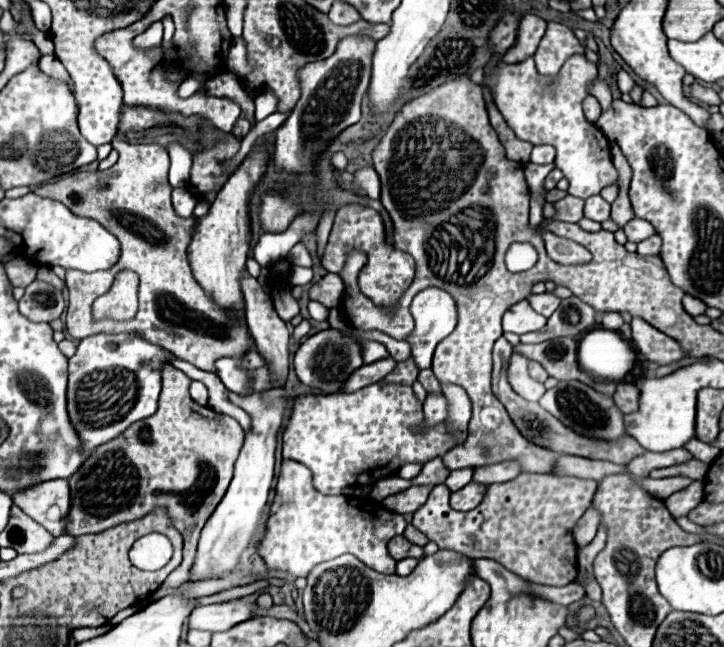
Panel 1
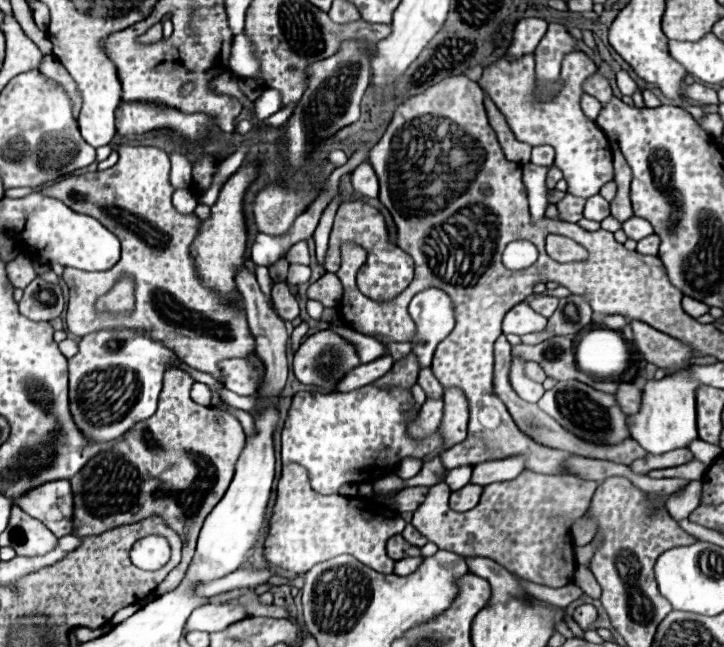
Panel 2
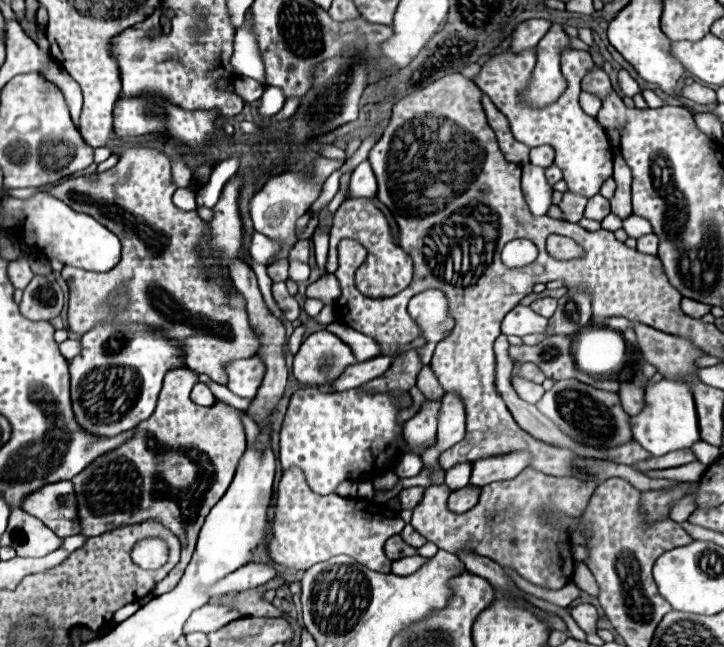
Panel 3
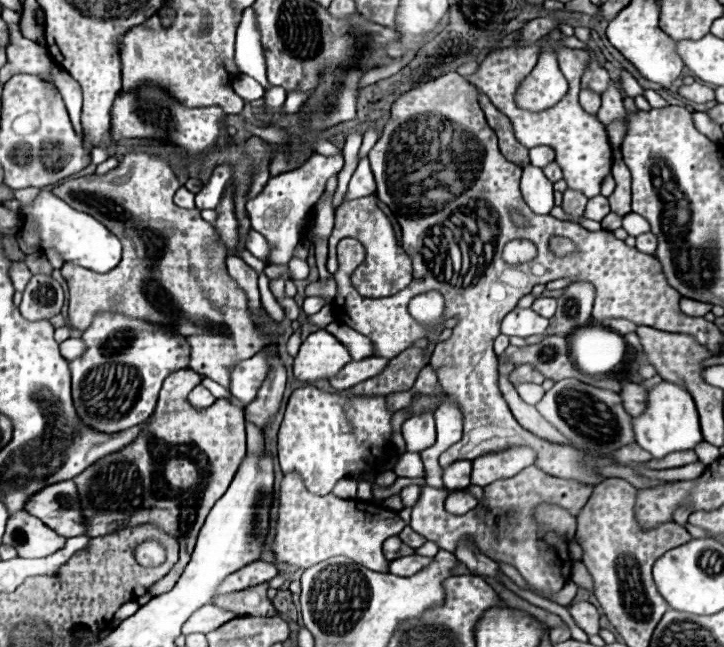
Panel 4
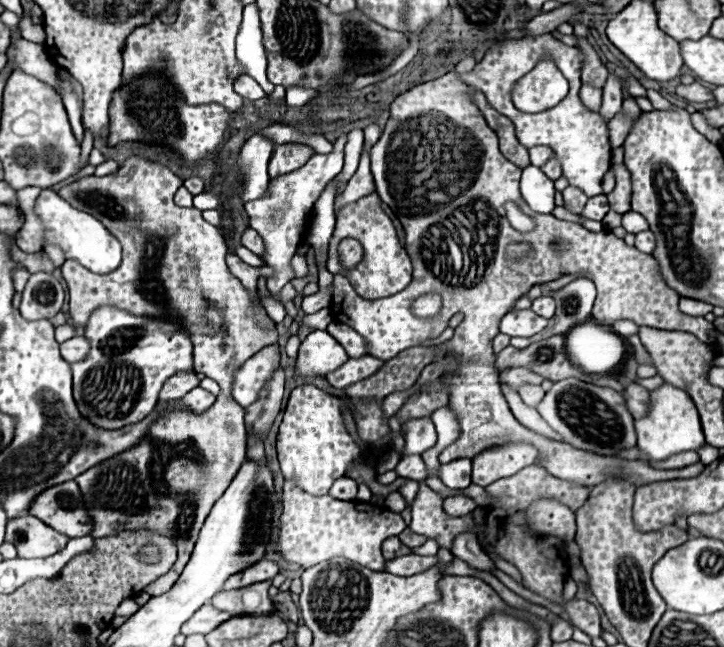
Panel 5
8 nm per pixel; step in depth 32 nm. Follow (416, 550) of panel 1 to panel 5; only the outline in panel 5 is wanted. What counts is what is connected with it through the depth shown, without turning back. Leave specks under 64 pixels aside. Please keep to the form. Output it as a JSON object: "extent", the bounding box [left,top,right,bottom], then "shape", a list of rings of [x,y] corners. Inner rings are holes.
{"extent":[382,536,410,560],"shape":[[[392,536],[392,538],[386,538],[382,542],[382,554],[384,554],[386,560],[392,560],[392,558],[398,558],[398,556],[410,554],[410,548],[402,546],[402,542],[396,536]]]}

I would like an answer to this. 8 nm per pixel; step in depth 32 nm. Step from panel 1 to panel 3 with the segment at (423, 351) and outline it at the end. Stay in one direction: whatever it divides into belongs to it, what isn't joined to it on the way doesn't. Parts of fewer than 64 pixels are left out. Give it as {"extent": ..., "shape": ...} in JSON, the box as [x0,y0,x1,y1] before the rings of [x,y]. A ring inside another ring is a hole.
{"extent":[408,290,454,364],"shape":[[[426,290],[410,300],[408,312],[422,326],[422,338],[428,344],[418,348],[418,352],[422,362],[430,364],[436,344],[444,338],[444,332],[454,328],[454,318],[448,316],[448,300],[440,290]]]}

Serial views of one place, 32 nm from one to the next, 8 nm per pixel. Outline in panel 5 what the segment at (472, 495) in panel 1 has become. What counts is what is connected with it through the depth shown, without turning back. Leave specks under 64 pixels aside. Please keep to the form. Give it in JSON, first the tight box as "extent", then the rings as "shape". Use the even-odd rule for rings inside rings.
{"extent":[444,494,476,518],"shape":[[[462,494],[450,496],[450,498],[444,500],[444,512],[450,514],[450,516],[454,516],[454,518],[466,516],[466,514],[470,514],[474,508],[476,508],[476,502],[474,502],[472,498],[468,498],[468,496],[462,496]]]}

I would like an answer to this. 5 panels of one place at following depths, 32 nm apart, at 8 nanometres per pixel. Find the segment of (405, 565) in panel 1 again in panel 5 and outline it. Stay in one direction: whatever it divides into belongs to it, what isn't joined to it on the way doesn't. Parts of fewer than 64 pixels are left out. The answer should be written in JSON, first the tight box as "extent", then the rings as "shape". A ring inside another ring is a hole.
{"extent":[386,554,438,576],"shape":[[[406,554],[402,558],[386,560],[386,572],[396,576],[412,576],[420,574],[428,568],[432,568],[438,562],[438,556],[418,556],[418,554]]]}

